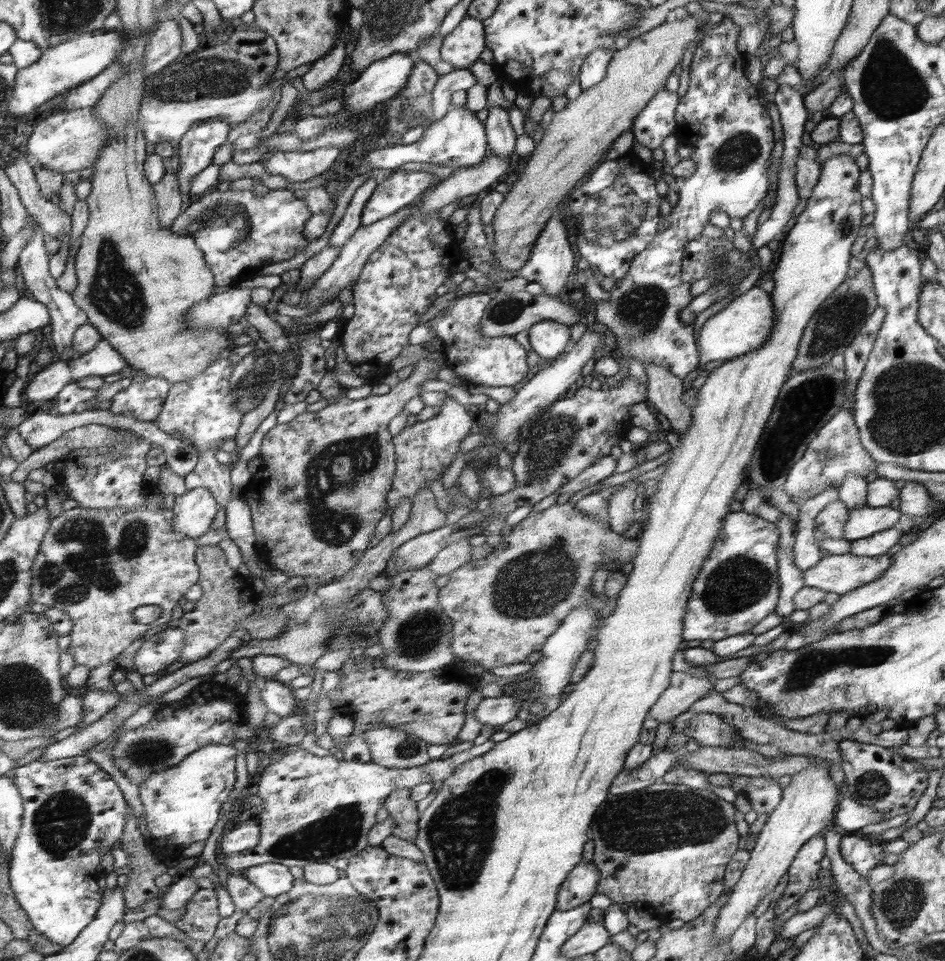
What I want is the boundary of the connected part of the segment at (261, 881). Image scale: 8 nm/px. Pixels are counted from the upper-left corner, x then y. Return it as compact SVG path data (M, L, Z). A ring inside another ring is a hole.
M264 863L246 869L243 874L266 896L277 897L289 891L294 884L294 877L289 867L278 863Z

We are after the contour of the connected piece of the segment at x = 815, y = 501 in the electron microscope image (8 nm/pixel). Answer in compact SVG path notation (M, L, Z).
M830 486L821 494L816 494L808 501L804 501L800 506L797 521L797 542L793 550L796 565L800 570L811 569L822 559L821 546L814 536L815 518L824 510L826 505L838 498L837 488Z

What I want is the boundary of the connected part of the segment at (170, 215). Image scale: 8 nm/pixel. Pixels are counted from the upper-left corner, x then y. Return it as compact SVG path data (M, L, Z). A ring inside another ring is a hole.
M166 170L164 178L153 184L157 198L157 210L160 215L160 224L171 229L174 222L182 215L182 194L178 190L178 174L170 174Z

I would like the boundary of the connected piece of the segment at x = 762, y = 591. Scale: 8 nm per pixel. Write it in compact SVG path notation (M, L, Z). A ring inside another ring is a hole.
M734 511L726 514L718 538L714 540L713 550L706 558L697 580L693 582L693 595L686 602L685 639L720 640L735 634L750 633L764 617L776 612L780 600L781 587L778 572L778 548L781 531L774 522L755 514Z

